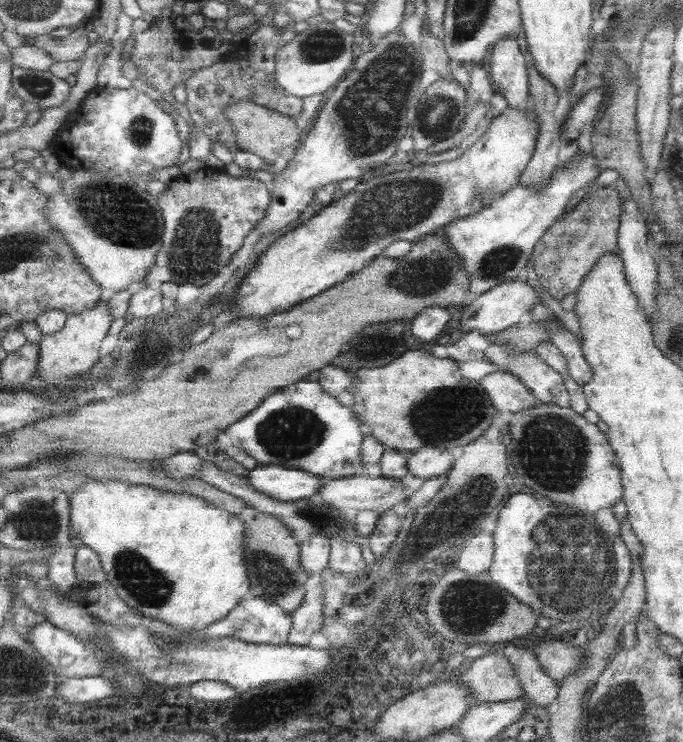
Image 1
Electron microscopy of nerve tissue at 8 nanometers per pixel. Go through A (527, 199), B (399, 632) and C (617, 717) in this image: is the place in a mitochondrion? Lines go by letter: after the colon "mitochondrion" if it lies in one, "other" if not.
A: other
B: other
C: mitochondrion

